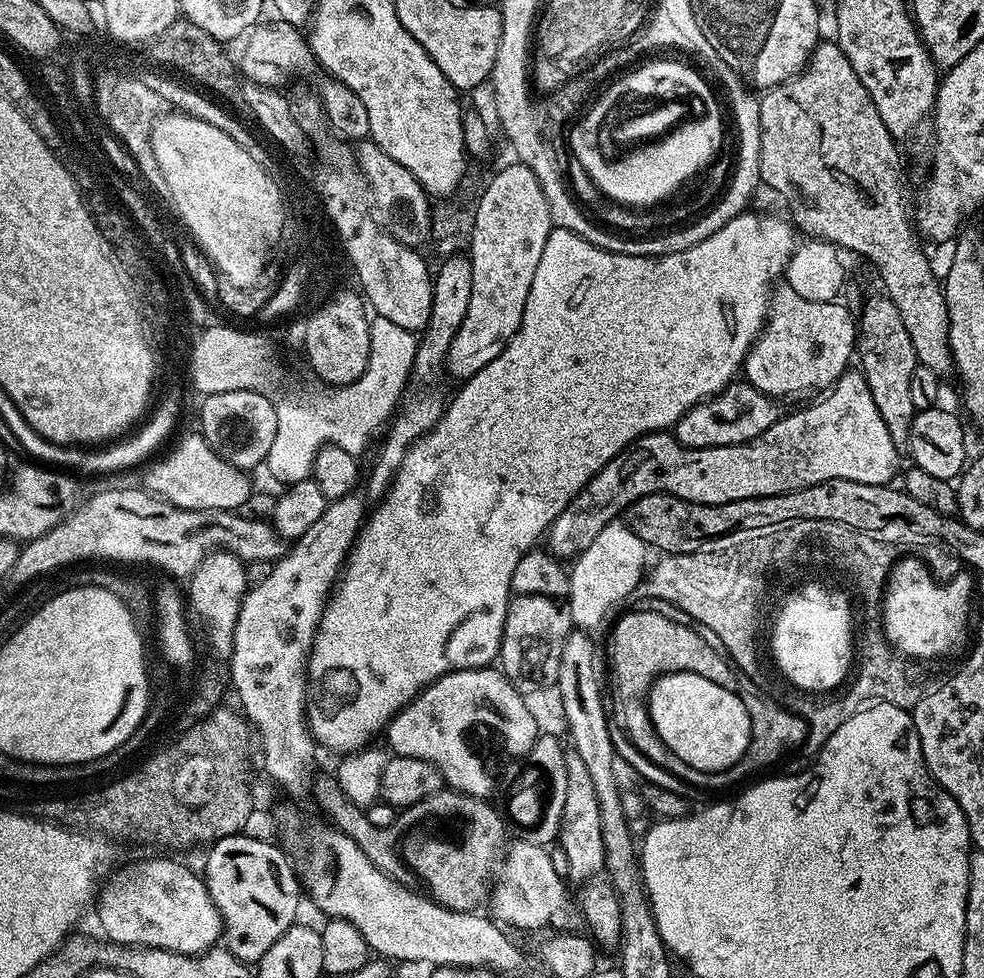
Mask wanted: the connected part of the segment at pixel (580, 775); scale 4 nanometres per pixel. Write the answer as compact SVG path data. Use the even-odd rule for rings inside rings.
M571 750L565 751L566 758L566 806L562 810L559 847L564 848L569 863L569 877L579 882L587 882L604 872L604 847L602 846L602 818L598 814L598 794L594 794L594 782L590 782L590 773L582 763L582 758Z

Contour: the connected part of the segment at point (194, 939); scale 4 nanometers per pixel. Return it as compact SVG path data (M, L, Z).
M144 860L141 864L132 864L129 868L122 869L121 872L119 872L119 870L113 871L111 875L107 877L106 883L108 884L105 888L103 885L102 891L98 896L98 908L100 904L100 924L104 927L105 932L103 935L107 937L111 943L126 944L138 948L165 948L171 952L186 954L187 956L198 956L201 952L207 952L208 949L217 947L224 930L224 923L218 914L218 910L214 906L214 902L210 898L208 888L204 885L203 879L201 879L197 873L195 876L186 865L179 864L176 860Z

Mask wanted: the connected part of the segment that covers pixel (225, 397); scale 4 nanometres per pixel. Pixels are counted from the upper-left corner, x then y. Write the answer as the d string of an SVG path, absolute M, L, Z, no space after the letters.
M226 390L218 394L210 394L201 399L200 425L198 431L204 441L220 455L223 460L230 462L235 468L253 470L267 461L274 446L274 434L278 434L278 414L271 399L250 390Z

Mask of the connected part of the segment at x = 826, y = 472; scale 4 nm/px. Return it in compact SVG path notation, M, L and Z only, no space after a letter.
M850 366L820 399L816 404L783 415L758 438L744 444L727 444L725 448L684 448L668 430L639 436L630 447L623 448L614 458L610 458L610 462L606 462L606 466L602 466L602 470L598 470L598 474L594 474L588 485L568 503L566 510L554 518L546 533L547 551L557 558L579 556L598 537L604 526L627 513L629 506L638 498L646 498L646 494L669 492L671 496L695 504L725 504L742 498L777 496L832 480L889 485L898 470L901 457L878 412L861 369Z

